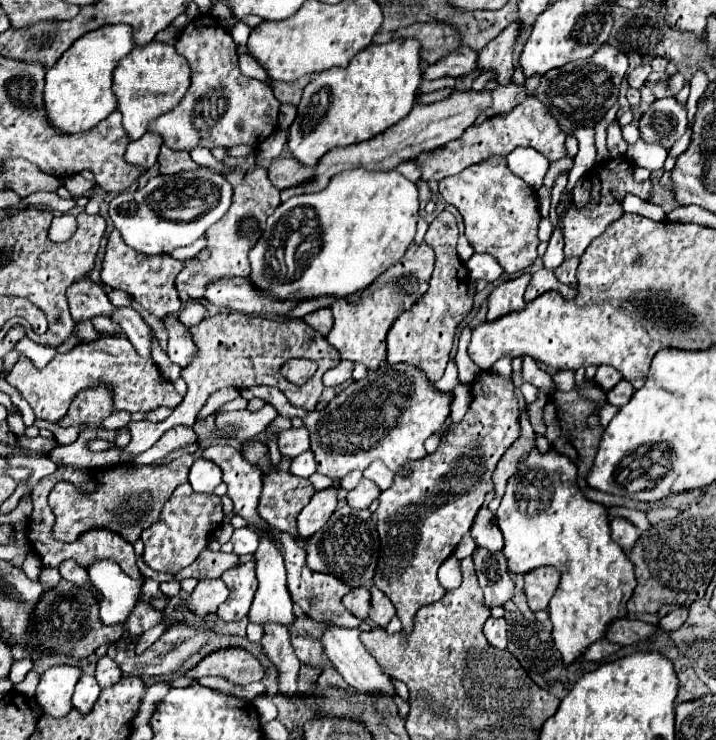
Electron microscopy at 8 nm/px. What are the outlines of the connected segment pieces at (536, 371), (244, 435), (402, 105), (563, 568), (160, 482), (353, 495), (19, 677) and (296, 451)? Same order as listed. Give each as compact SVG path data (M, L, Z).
M525 355L525 357L521 357L521 359L523 359L523 373L525 373L525 381L527 381L527 383L543 389L547 395L549 395L551 391L555 391L555 385L553 385L553 381L551 381L551 375L549 375L547 371L539 369L539 367L537 367L537 361L535 361L533 357L527 357L527 355Z
M265 405L257 413L245 411L233 411L233 413L219 413L217 415L217 429L225 431L231 429L231 437L239 441L249 441L255 435L263 431L273 419L277 417L277 411L271 405Z
M393 39L365 47L347 67L319 73L309 81L297 117L289 129L289 149L303 165L313 167L329 149L347 147L395 125L411 111L421 83L421 45L415 39Z
M531 449L517 465L517 473L507 481L507 491L501 499L501 505L495 513L497 525L505 537L503 553L507 557L509 571L527 573L541 565L551 565L561 573L559 587L551 599L551 621L553 621L553 641L563 655L565 663L575 661L593 641L601 639L605 627L619 617L627 615L627 601L635 589L635 573L633 563L611 539L609 533L609 515L601 503L589 501L581 487L577 485L577 467L575 463L555 451L549 449L541 453L539 449Z
M185 453L167 465L119 463L107 469L93 469L89 471L95 483L95 491L91 493L81 491L71 481L59 481L49 495L49 503L55 513L55 525L51 535L59 541L77 541L77 537L91 529L109 529L121 535L125 541L135 543L141 531L151 527L159 519L161 509L175 491L175 487L187 483L187 475L195 459L197 455Z
M361 479L361 483L355 487L355 489L351 489L349 491L349 495L347 495L347 503L349 503L349 507L353 507L353 509L367 509L377 497L379 497L379 487L373 483L373 481L369 481L369 479Z
M19 659L13 663L11 667L11 673L9 673L9 679L17 685L19 681L23 681L23 677L33 669L33 661L31 659Z
M305 427L287 429L279 433L279 451L291 459L305 453L309 447L311 447L311 441Z

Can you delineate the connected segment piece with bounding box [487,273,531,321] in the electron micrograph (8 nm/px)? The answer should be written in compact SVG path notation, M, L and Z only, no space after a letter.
M529 273L519 275L517 279L505 281L501 285L495 287L495 291L489 295L489 311L487 311L487 319L497 319L501 315L507 315L511 311L519 311L525 307L523 301L523 293L527 289L531 281Z

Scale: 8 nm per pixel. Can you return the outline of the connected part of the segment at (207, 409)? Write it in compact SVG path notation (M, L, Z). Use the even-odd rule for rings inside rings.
M225 387L225 389L213 393L213 395L207 399L207 403L203 405L203 409L199 411L199 417L207 417L207 415L215 413L219 407L223 407L223 405L229 403L229 401L233 401L235 397L239 397L239 391L233 389L233 387Z

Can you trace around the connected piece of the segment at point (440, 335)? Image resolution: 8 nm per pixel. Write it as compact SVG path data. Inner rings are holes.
M447 209L441 211L427 229L425 243L435 251L435 271L429 281L427 293L407 311L403 311L391 325L387 333L387 361L389 363L415 363L431 381L439 381L443 377L445 365L449 361L451 343L457 325L463 317L471 311L473 301L467 297L469 289L469 275L465 265L459 261L457 255L457 221L453 213Z

